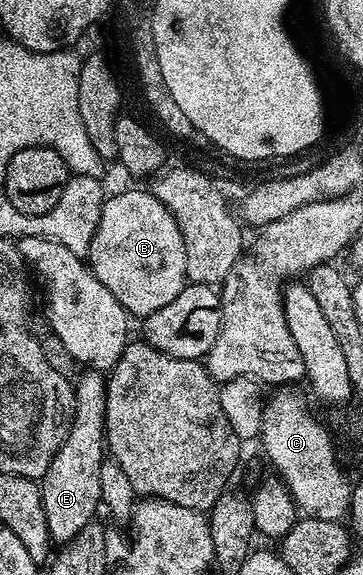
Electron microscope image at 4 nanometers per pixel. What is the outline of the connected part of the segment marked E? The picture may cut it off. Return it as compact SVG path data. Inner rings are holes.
M93 370L83 373L79 380L73 381L74 413L70 429L40 481L48 534L58 546L76 538L76 534L95 519L94 511L99 511L102 503L100 468L106 442L106 376Z

